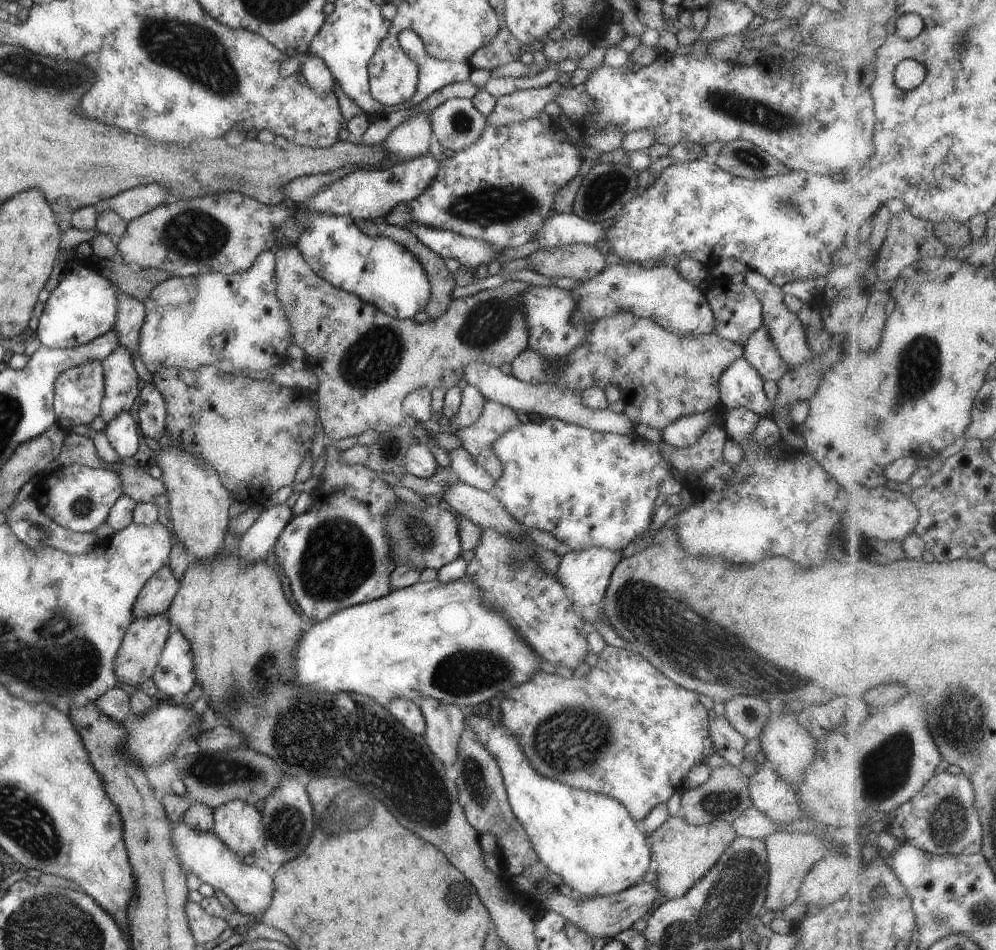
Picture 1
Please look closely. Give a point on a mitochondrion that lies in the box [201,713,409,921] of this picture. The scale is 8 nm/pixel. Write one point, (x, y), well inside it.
(335, 815)

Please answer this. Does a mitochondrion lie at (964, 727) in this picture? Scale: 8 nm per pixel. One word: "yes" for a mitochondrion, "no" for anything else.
yes

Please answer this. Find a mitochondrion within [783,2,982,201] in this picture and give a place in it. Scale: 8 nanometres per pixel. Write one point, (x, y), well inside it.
(965, 39)

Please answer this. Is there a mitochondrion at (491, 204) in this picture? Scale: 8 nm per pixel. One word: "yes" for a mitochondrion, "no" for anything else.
yes

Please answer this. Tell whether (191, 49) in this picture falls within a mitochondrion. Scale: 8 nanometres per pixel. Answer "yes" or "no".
yes

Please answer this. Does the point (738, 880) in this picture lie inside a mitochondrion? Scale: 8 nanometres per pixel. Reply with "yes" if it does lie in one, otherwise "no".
yes

